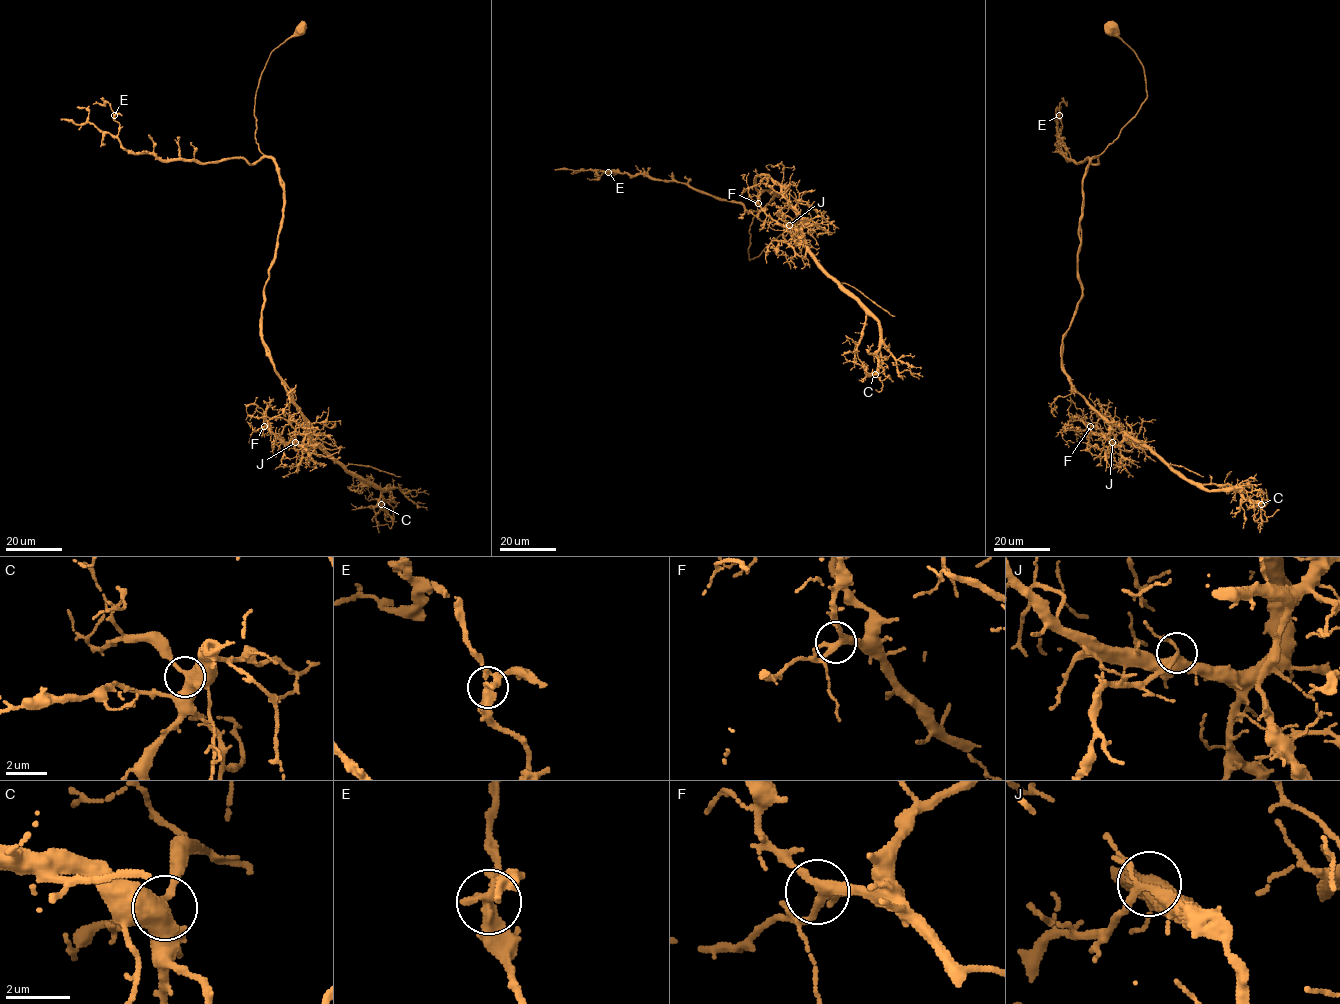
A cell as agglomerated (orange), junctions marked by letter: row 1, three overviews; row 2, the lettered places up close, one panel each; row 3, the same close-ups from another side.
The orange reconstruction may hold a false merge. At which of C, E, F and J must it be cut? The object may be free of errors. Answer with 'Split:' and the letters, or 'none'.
Split: none

